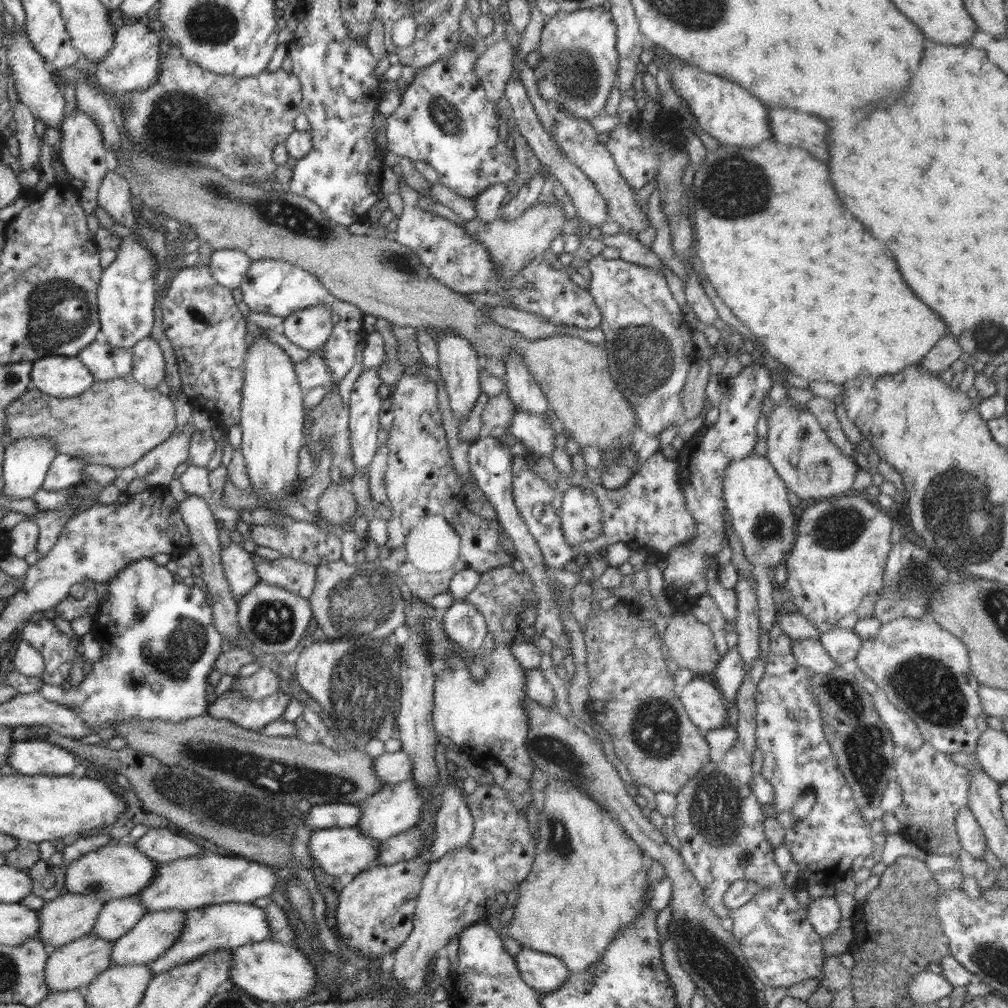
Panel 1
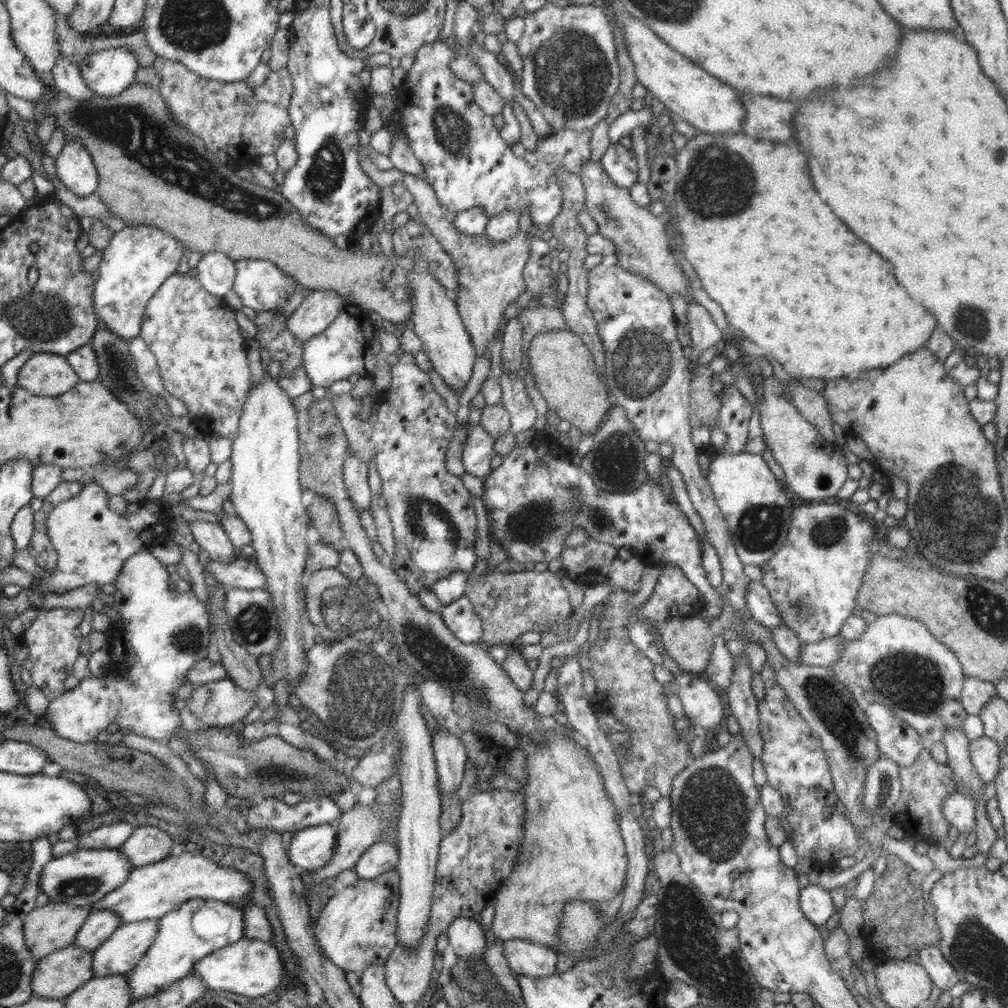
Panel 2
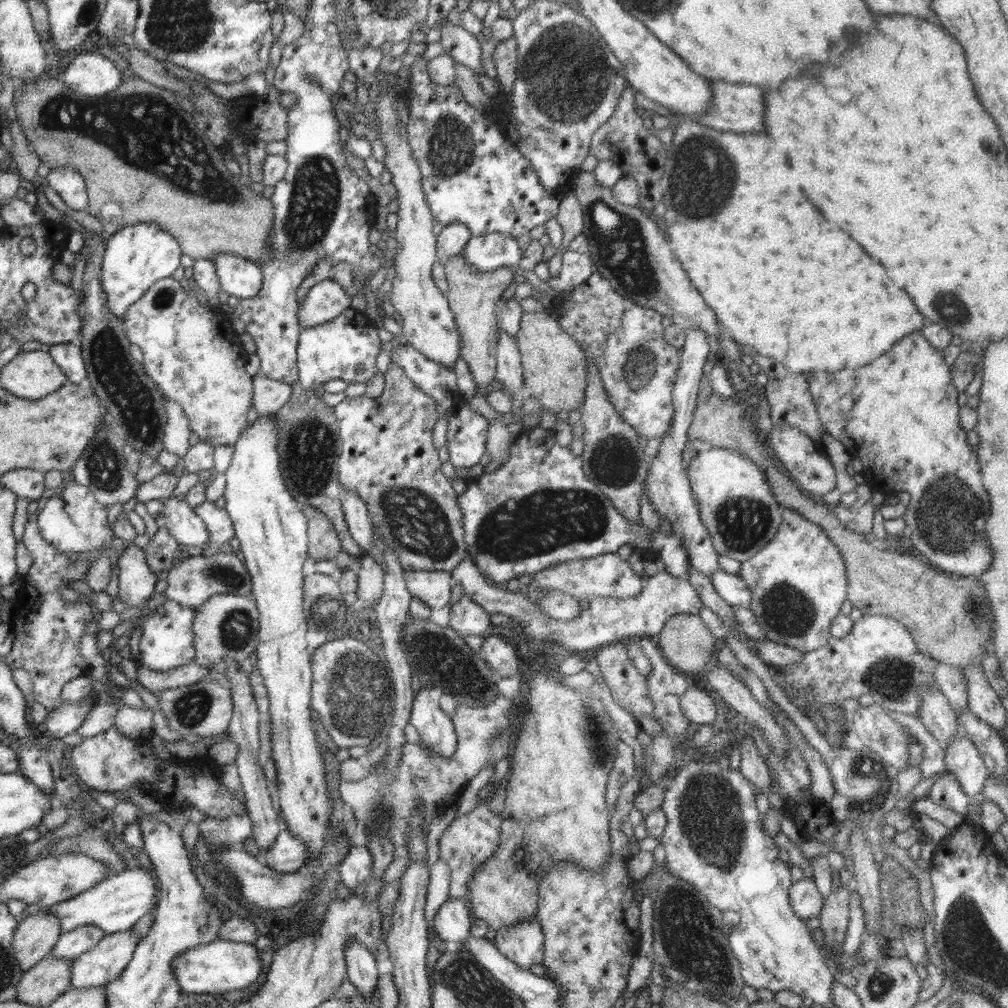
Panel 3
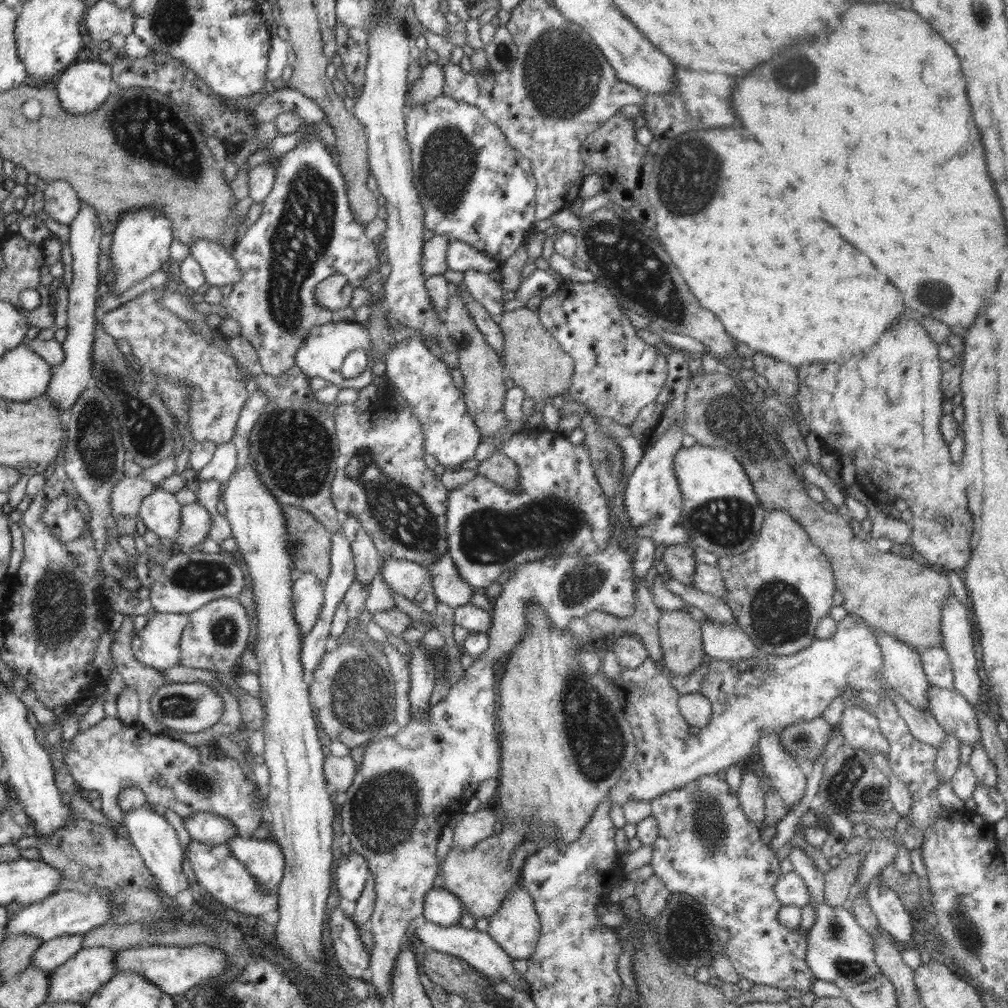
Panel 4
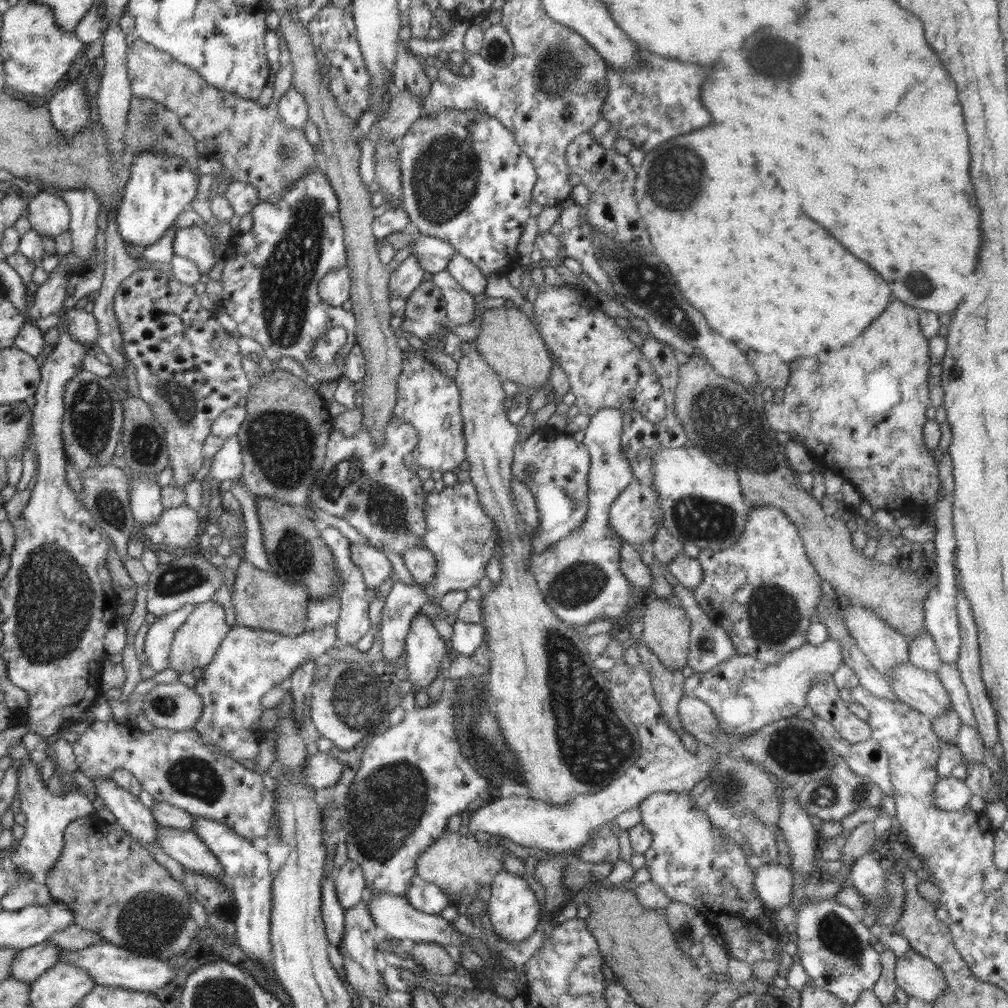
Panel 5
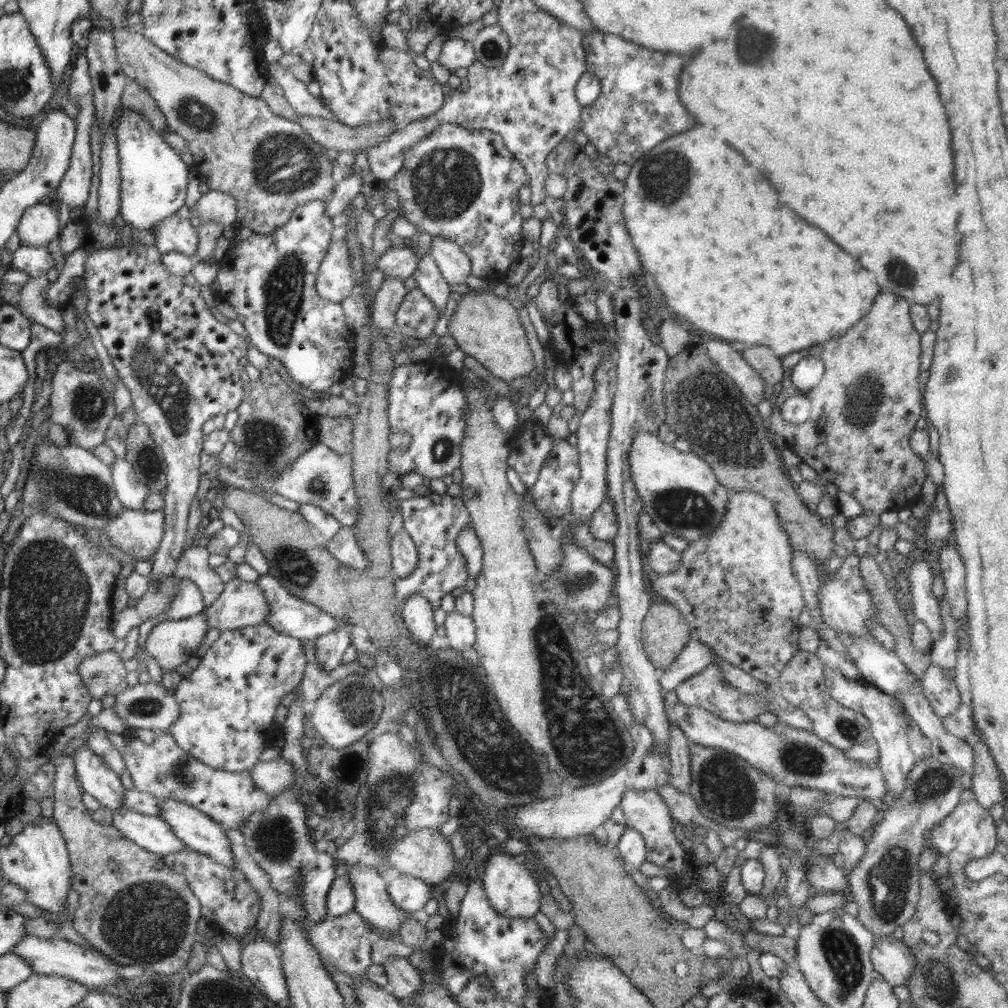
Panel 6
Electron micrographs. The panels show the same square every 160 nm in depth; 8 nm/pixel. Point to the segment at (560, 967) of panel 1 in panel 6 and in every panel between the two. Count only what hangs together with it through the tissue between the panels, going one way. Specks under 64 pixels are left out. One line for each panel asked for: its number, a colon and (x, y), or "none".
2: (534, 960)
3: (523, 943)
4: (515, 927)
5: (514, 910)
6: (512, 891)

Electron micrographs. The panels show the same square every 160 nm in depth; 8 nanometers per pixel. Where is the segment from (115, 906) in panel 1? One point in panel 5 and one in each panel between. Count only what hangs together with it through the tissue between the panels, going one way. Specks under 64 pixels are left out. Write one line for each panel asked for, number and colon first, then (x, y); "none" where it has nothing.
2: (99, 925)
3: (70, 944)
4: (53, 953)
5: (29, 964)

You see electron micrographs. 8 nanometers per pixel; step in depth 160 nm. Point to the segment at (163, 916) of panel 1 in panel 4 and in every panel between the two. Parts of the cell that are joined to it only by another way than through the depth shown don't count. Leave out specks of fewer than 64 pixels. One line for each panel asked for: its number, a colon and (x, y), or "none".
2: (122, 951)
3: (103, 963)
4: (81, 976)

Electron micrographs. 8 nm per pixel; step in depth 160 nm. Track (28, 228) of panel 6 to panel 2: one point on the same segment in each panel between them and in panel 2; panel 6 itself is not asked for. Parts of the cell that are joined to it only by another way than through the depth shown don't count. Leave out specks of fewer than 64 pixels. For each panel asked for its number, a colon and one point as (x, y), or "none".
2: (74, 166)
3: (69, 184)
4: (61, 202)
5: (48, 214)

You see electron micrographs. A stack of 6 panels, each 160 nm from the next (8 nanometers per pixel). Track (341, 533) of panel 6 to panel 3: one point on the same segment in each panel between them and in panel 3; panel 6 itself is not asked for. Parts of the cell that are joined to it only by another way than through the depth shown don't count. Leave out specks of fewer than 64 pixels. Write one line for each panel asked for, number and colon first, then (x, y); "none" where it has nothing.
3: (433, 588)
4: (412, 580)
5: (375, 566)

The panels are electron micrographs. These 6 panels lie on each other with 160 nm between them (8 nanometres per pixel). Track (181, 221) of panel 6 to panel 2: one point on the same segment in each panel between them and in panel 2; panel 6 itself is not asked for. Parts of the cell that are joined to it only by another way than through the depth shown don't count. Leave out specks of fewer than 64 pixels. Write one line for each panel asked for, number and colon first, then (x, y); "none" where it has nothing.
2: (261, 285)
3: (238, 276)
4: (219, 269)
5: (190, 241)

